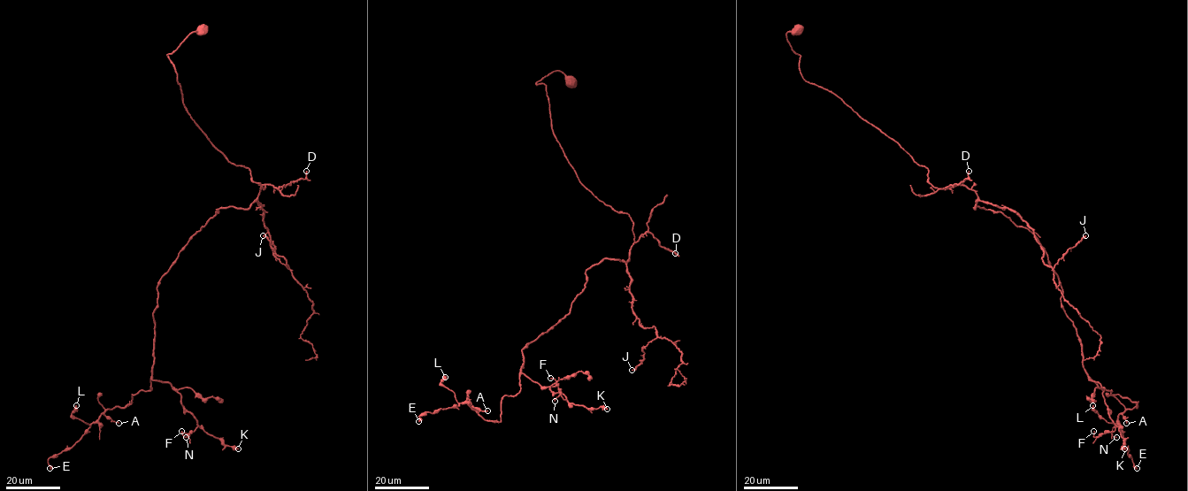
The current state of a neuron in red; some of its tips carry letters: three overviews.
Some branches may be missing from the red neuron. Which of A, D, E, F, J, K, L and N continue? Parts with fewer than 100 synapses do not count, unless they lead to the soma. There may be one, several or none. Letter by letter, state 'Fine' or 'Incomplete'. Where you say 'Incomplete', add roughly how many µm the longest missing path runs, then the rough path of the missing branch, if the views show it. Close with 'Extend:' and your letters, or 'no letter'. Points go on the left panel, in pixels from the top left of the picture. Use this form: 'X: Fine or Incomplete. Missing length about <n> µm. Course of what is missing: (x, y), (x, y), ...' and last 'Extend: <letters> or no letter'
A: Fine
D: Fine
E: Fine
F: Fine
J: Fine
K: Fine
L: Fine
N: Fine
Extend: no letter

